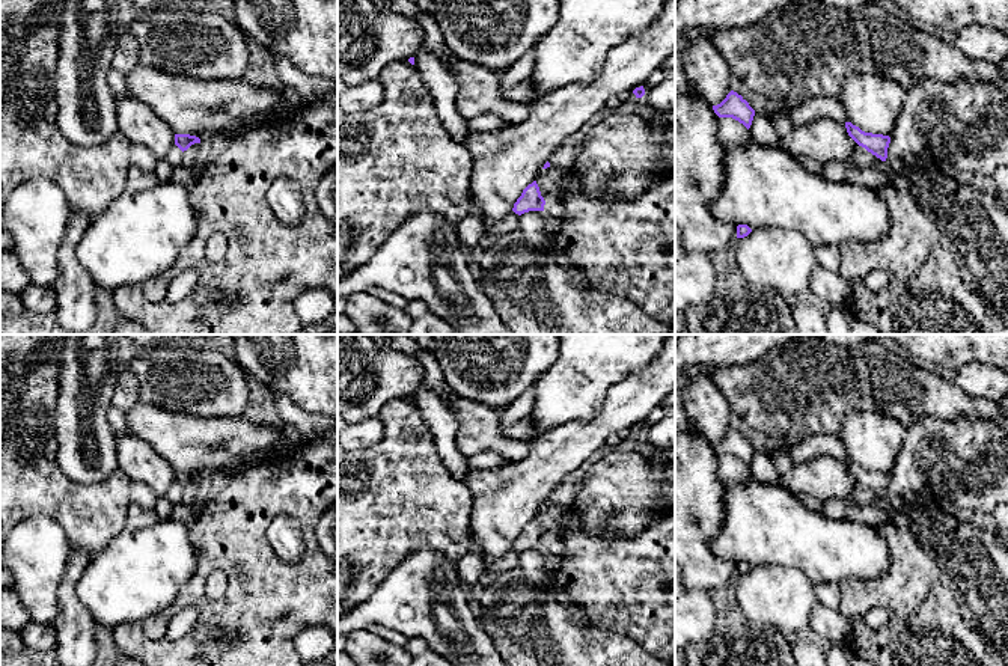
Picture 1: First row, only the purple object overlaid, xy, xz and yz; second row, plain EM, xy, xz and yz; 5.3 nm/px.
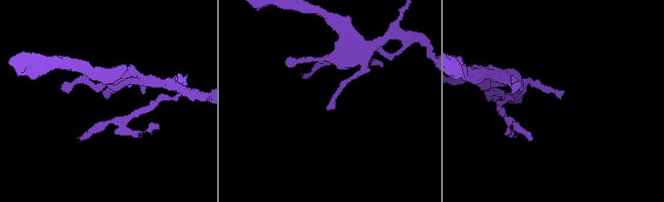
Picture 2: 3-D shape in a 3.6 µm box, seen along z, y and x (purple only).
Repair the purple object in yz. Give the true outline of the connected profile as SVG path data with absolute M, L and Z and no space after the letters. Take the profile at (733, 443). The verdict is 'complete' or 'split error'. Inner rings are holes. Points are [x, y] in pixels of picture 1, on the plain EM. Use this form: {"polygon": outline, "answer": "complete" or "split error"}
{"polygon": "M731 428L720 441L713 443L713 448L719 455L732 455L747 467L750 466L755 454L755 448L749 440L734 428Z", "answer": "complete"}

